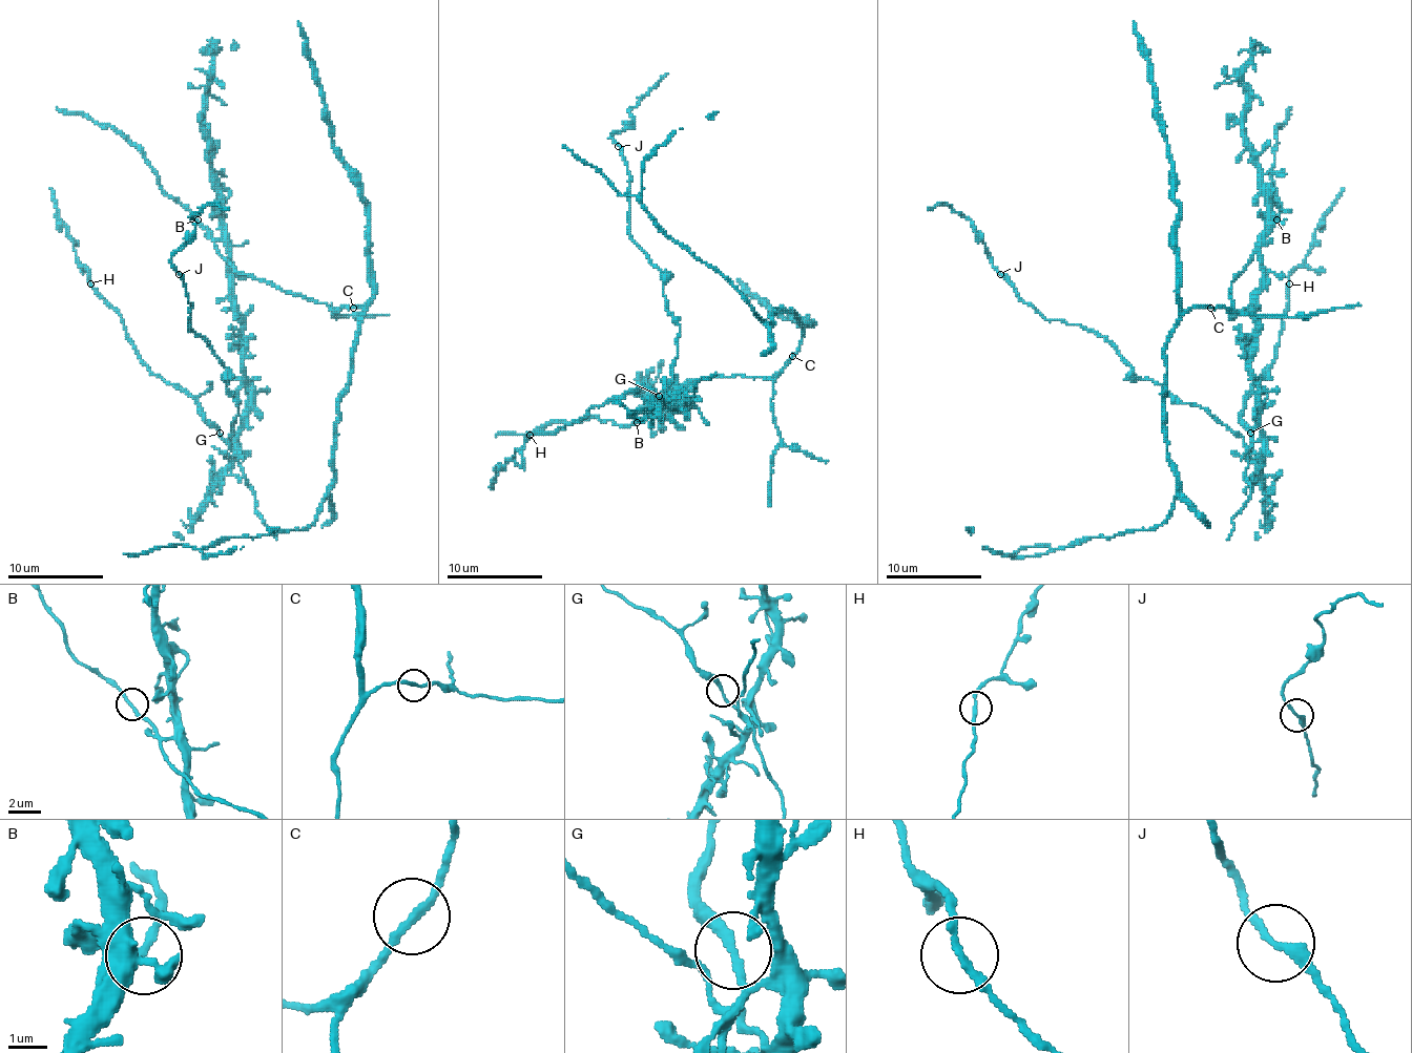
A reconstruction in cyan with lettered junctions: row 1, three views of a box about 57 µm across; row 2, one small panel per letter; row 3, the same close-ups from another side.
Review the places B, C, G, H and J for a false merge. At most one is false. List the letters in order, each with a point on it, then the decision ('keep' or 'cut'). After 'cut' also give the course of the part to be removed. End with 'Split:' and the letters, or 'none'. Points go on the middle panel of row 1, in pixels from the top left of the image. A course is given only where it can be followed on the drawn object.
B: (637, 422) | keep
C: (792, 356) | keep
G: (659, 396) | keep
H: (530, 435) | keep
J: (618, 146) | keep
Split: none

